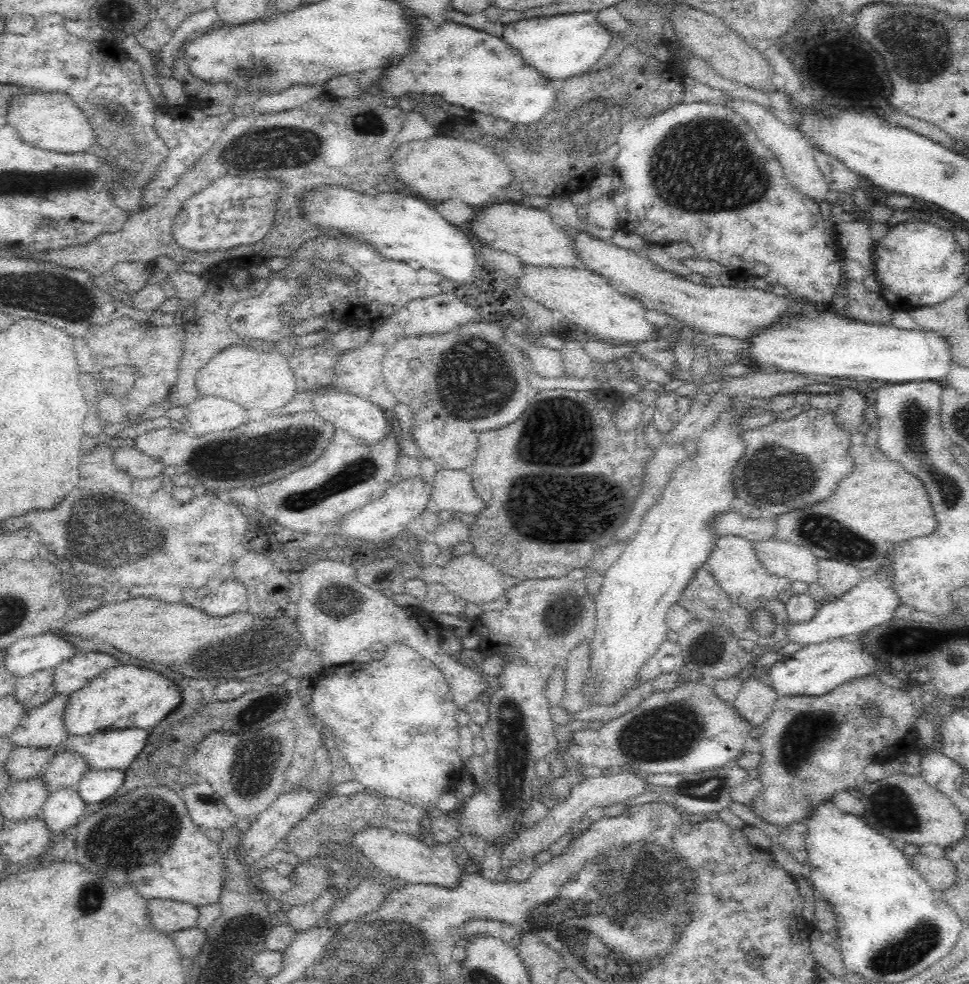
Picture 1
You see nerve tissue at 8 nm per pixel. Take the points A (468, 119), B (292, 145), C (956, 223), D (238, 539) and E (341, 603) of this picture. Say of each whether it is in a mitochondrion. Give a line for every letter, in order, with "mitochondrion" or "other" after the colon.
A: other
B: mitochondrion
C: other
D: other
E: mitochondrion

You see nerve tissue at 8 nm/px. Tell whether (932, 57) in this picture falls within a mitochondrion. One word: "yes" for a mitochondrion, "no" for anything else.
yes

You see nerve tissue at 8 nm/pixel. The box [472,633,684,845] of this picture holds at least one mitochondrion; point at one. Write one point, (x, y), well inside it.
(510, 769)

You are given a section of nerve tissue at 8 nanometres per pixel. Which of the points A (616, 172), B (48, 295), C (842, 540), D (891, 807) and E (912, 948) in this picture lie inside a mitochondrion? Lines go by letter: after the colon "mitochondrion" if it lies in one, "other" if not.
A: other
B: mitochondrion
C: mitochondrion
D: mitochondrion
E: mitochondrion

